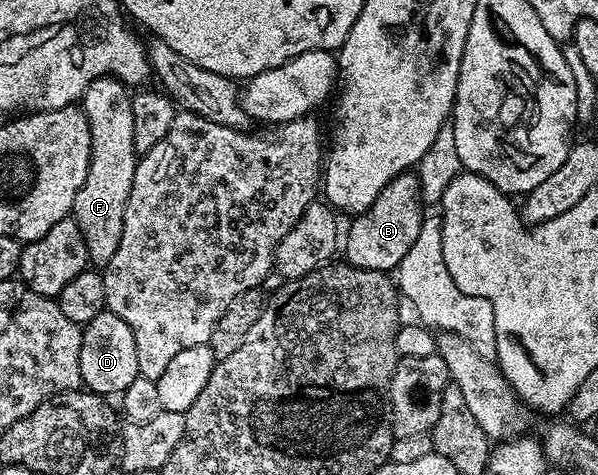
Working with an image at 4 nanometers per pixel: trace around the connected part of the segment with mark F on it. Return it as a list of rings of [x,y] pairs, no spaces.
[[[111,75],[94,80],[83,94],[81,107],[91,127],[91,161],[85,182],[81,190],[77,190],[77,198],[71,207],[73,218],[81,230],[81,238],[85,238],[87,259],[92,265],[106,266],[117,254],[117,246],[121,246],[121,230],[125,226],[125,206],[129,202],[129,190],[133,186],[133,174],[137,163],[137,153],[133,146],[133,106],[132,93],[128,85],[115,80]]]

